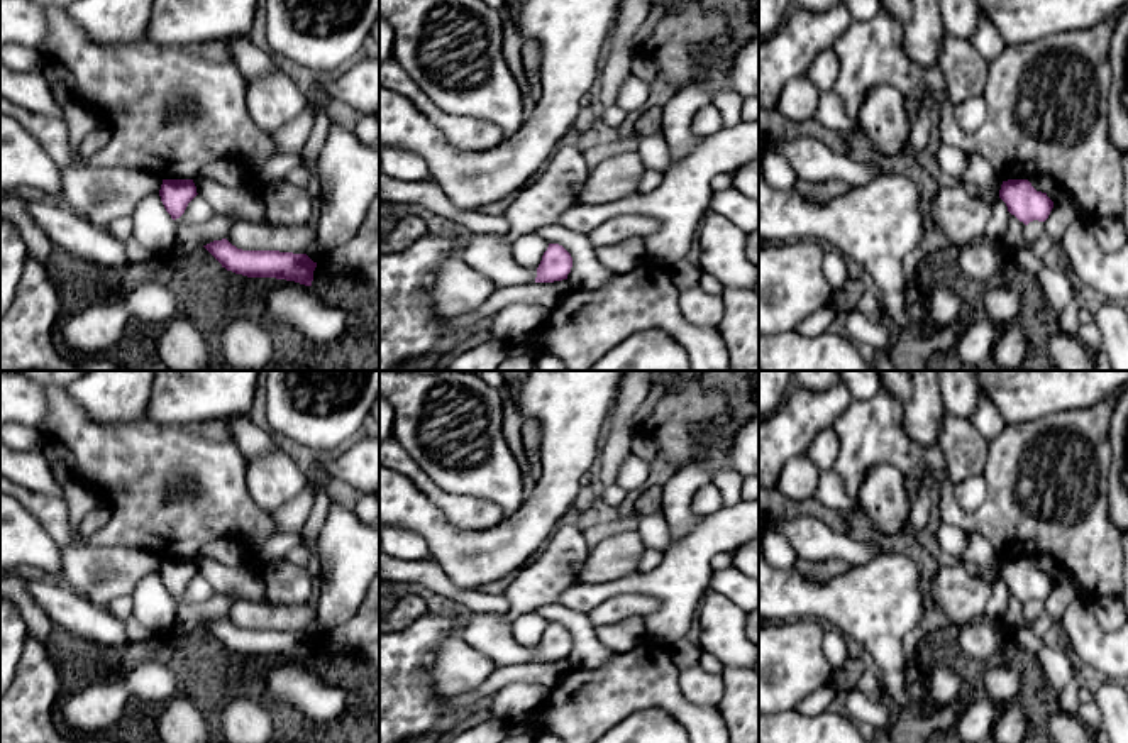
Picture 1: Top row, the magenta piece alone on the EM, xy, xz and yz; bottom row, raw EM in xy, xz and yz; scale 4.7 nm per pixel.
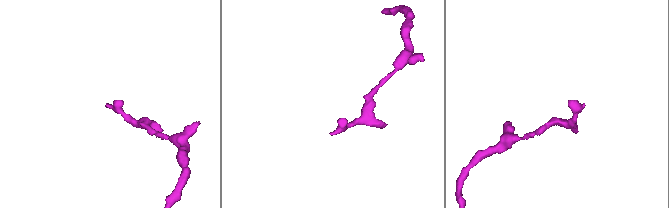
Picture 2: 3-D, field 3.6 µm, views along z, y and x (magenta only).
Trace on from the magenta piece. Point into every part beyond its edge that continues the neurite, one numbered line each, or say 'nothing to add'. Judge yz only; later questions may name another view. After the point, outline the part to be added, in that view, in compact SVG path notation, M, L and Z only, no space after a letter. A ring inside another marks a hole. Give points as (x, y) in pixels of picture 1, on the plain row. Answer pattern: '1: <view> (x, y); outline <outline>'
1: yz (1061, 596); outline M1055 582L1048 597L1043 601L1045 611L1060 623L1060 618L1062 618L1065 608L1075 599L1077 599L1075 591Z

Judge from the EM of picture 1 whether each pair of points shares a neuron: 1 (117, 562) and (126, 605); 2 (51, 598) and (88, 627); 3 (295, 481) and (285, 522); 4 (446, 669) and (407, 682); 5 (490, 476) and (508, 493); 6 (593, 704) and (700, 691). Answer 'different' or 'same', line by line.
1: different
2: same
3: different
4: different
5: same
6: different

